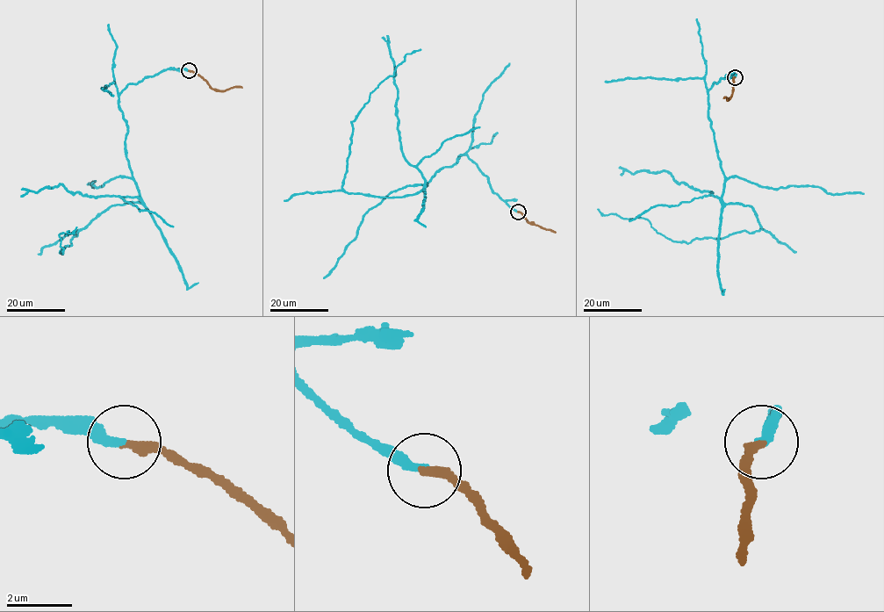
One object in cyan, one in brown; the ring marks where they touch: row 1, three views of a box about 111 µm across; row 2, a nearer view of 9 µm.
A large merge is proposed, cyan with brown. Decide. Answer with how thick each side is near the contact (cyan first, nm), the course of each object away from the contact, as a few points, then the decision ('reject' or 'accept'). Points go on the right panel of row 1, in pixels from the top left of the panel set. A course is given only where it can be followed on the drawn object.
calibres 280 and 300 nm; course cyan (735, 76), (714, 82), (708, 117), (722, 199), (751, 205), (758, 230), (673, 241), (646, 219), (598, 209); course brown (735, 76), (730, 97), (723, 98); accept

